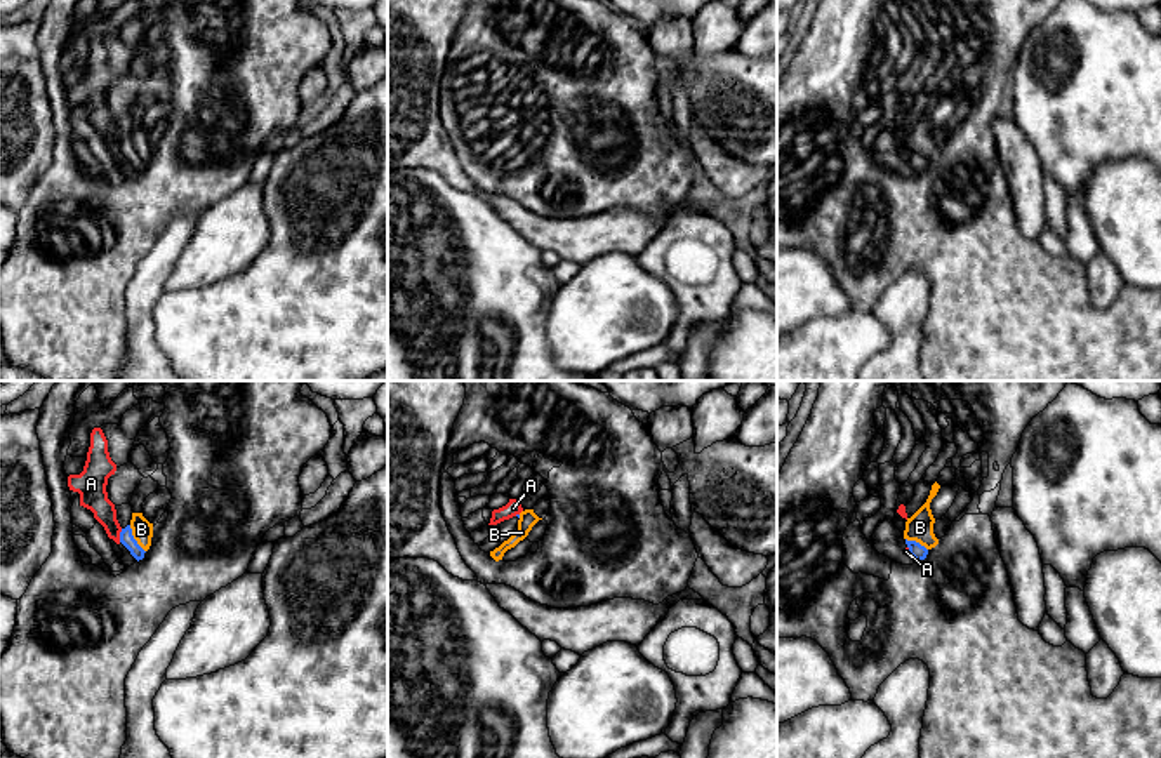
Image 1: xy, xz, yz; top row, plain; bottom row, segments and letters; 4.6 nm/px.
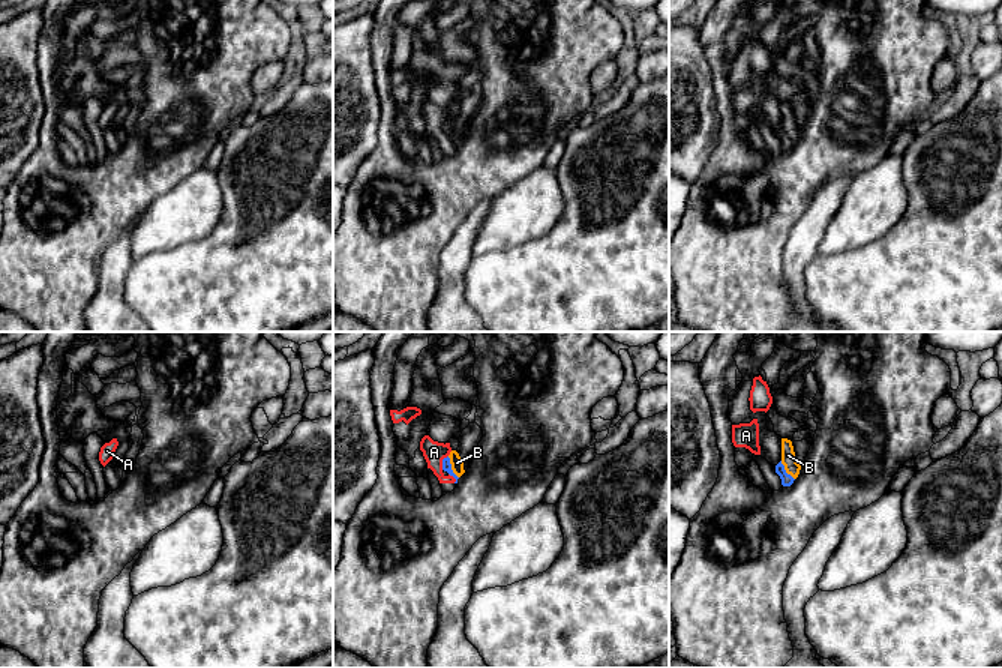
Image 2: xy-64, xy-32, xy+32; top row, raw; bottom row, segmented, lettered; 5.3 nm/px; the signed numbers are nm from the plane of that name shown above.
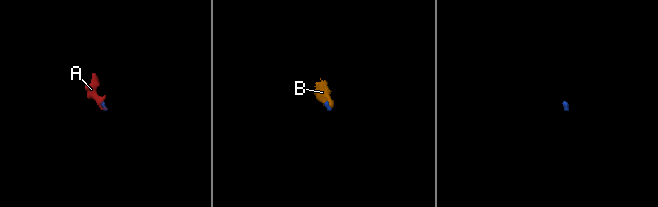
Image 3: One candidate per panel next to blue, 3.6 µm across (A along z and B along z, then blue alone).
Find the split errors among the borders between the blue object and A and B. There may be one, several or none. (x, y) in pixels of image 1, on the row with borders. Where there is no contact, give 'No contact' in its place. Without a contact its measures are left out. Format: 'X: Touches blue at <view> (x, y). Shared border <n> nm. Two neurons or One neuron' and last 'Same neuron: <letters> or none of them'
A: Touches blue at xy (120, 536). Shared border 70 nm. One neuron
B: Touches blue at xy (134, 539). Shared border 150 nm. One neuron
Same neuron: A, B

